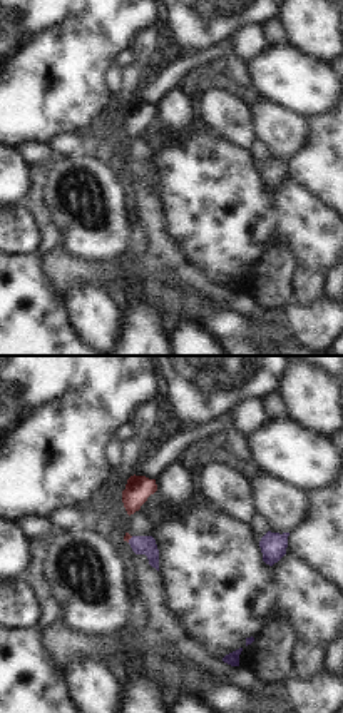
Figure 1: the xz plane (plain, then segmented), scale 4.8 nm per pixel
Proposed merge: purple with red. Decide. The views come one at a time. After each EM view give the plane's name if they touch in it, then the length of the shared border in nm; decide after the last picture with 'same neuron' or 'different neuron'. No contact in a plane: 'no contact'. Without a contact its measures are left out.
contact in xz; length 40 nm

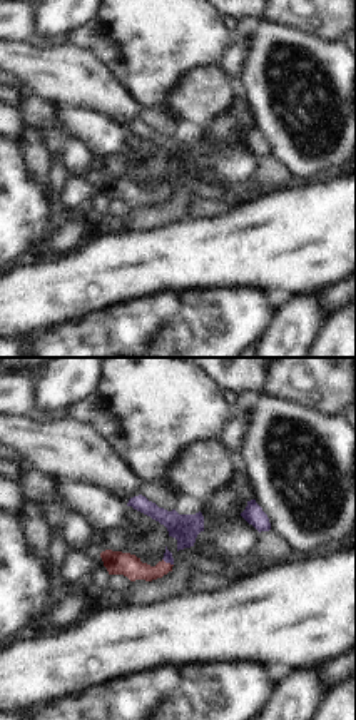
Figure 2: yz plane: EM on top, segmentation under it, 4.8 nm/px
contact in yz; length 70 nm

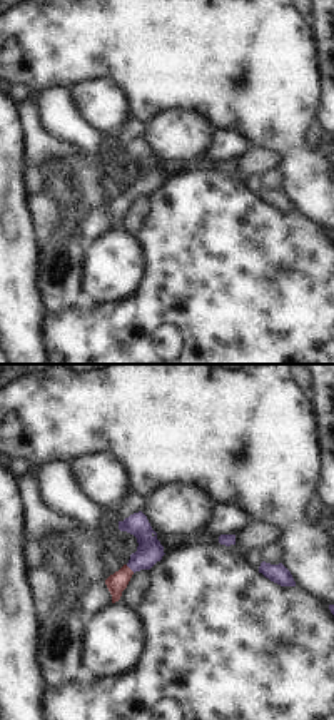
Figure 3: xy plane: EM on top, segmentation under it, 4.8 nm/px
contact in xy; length 60 nm

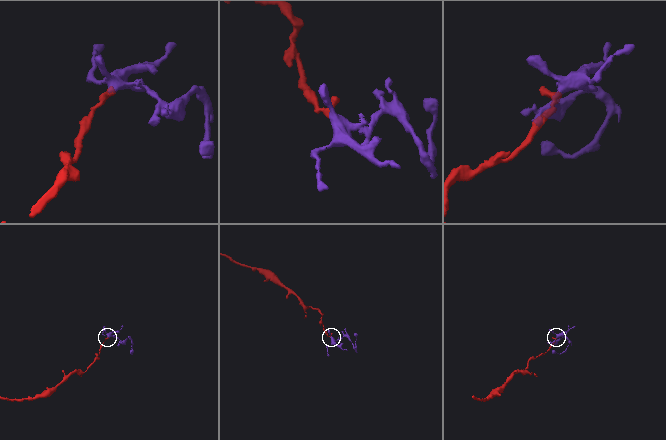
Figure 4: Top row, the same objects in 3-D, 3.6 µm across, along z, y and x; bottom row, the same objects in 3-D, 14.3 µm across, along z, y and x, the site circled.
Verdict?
same neuron

